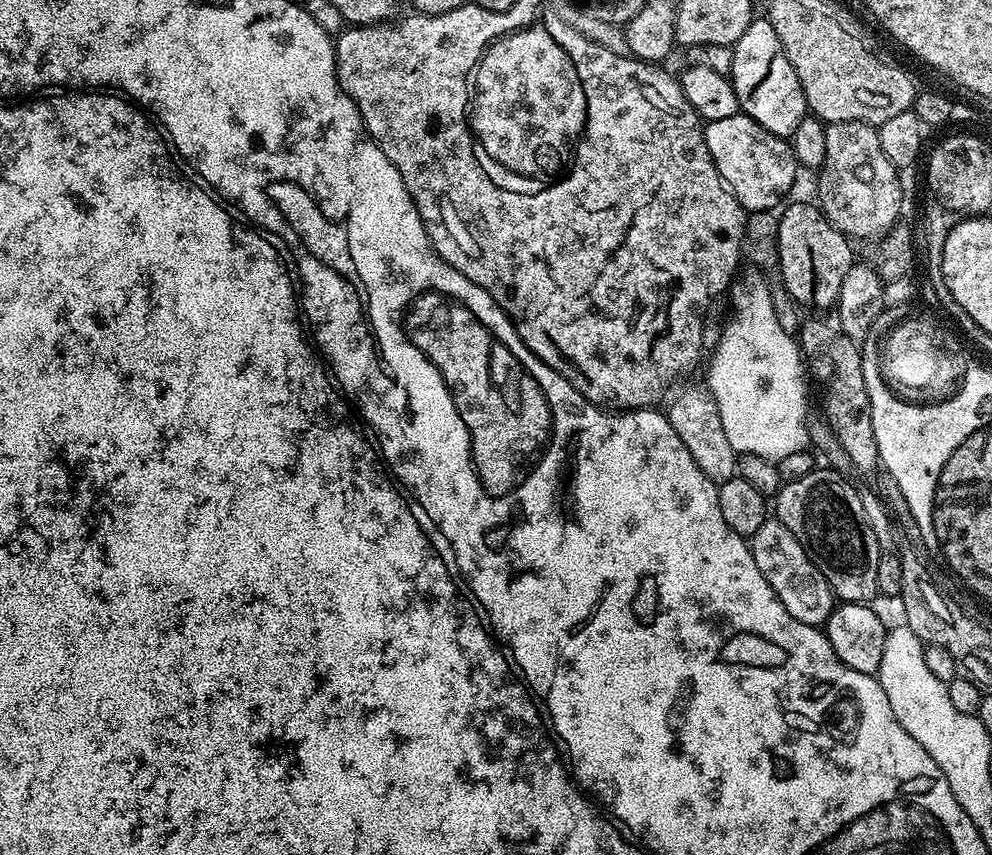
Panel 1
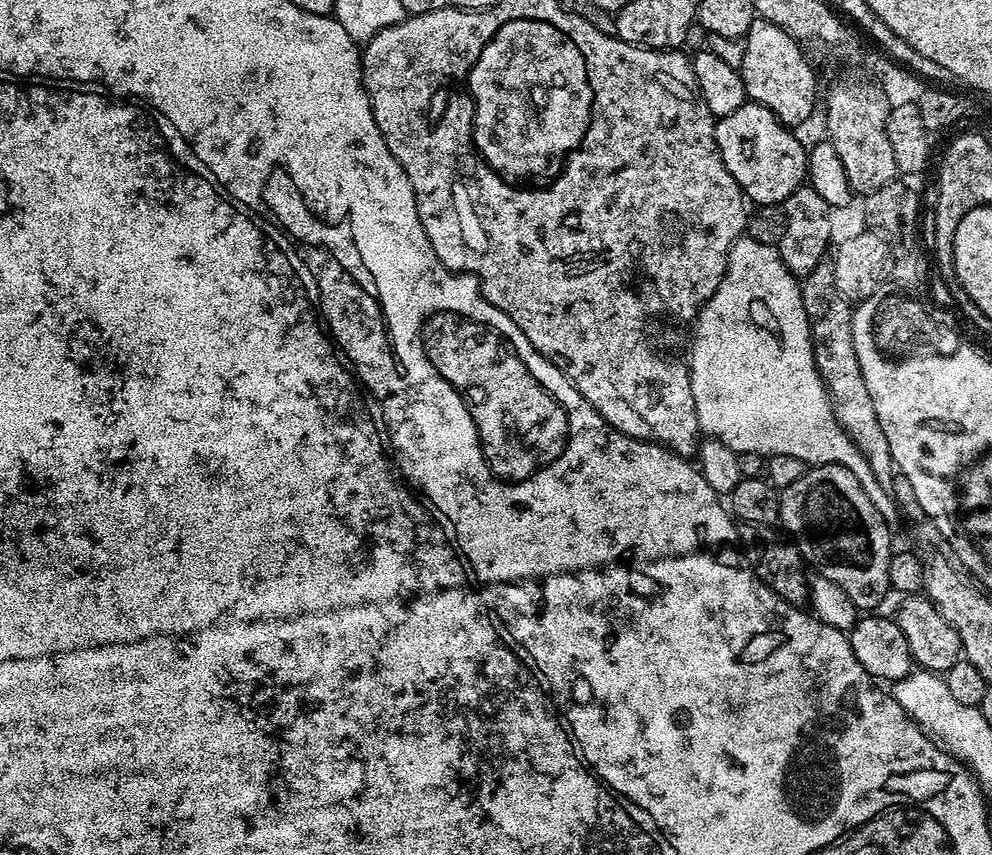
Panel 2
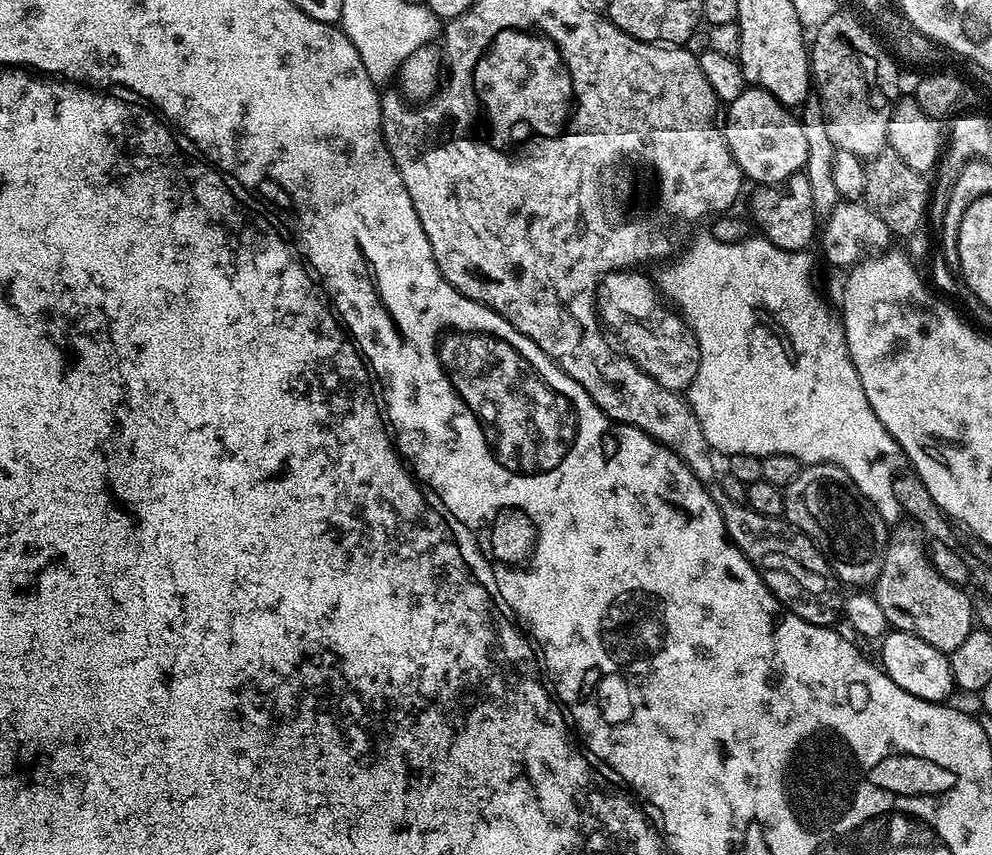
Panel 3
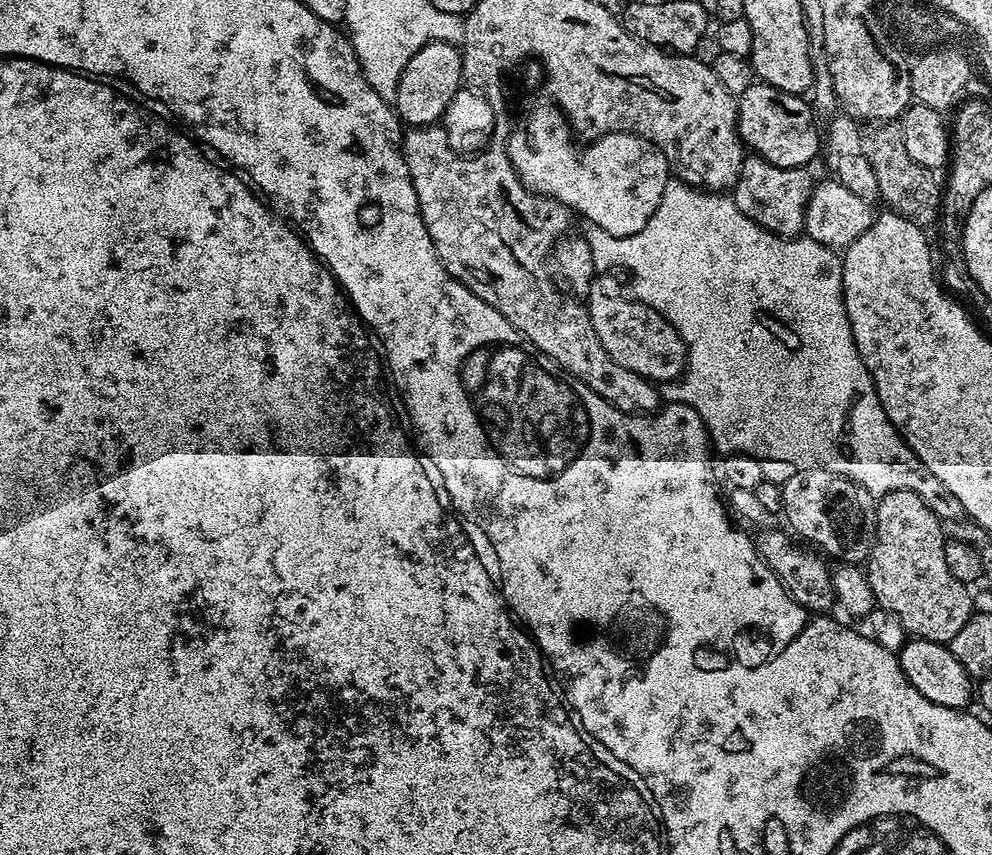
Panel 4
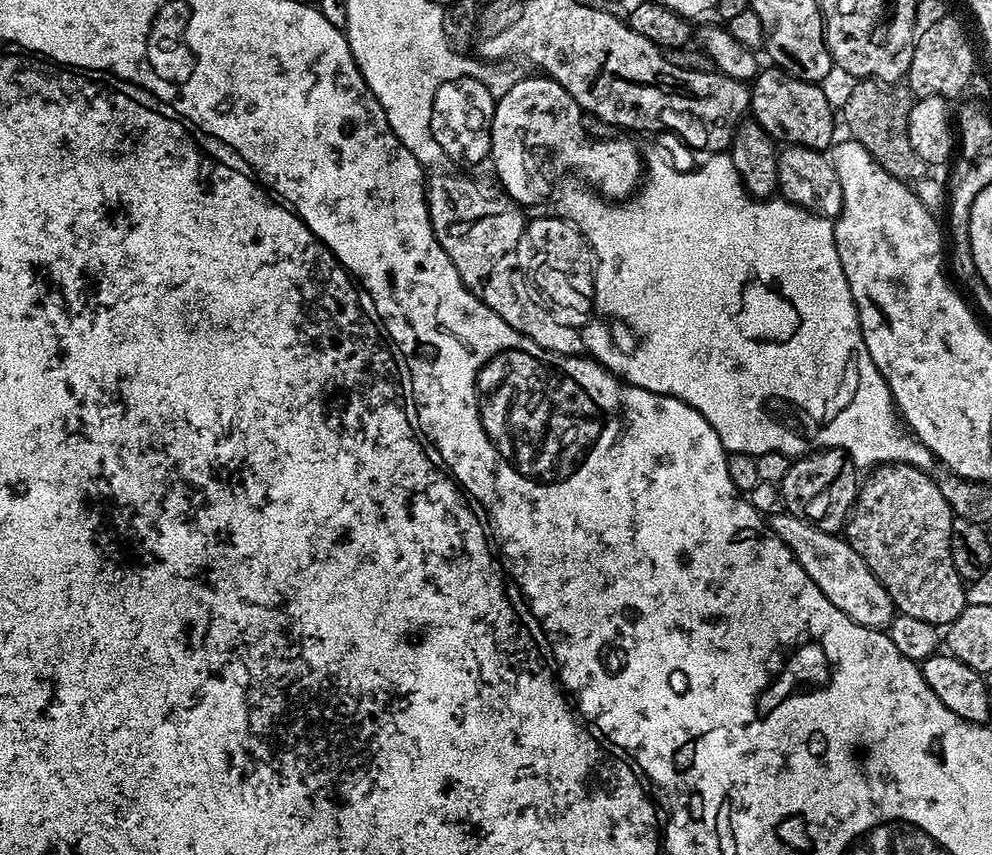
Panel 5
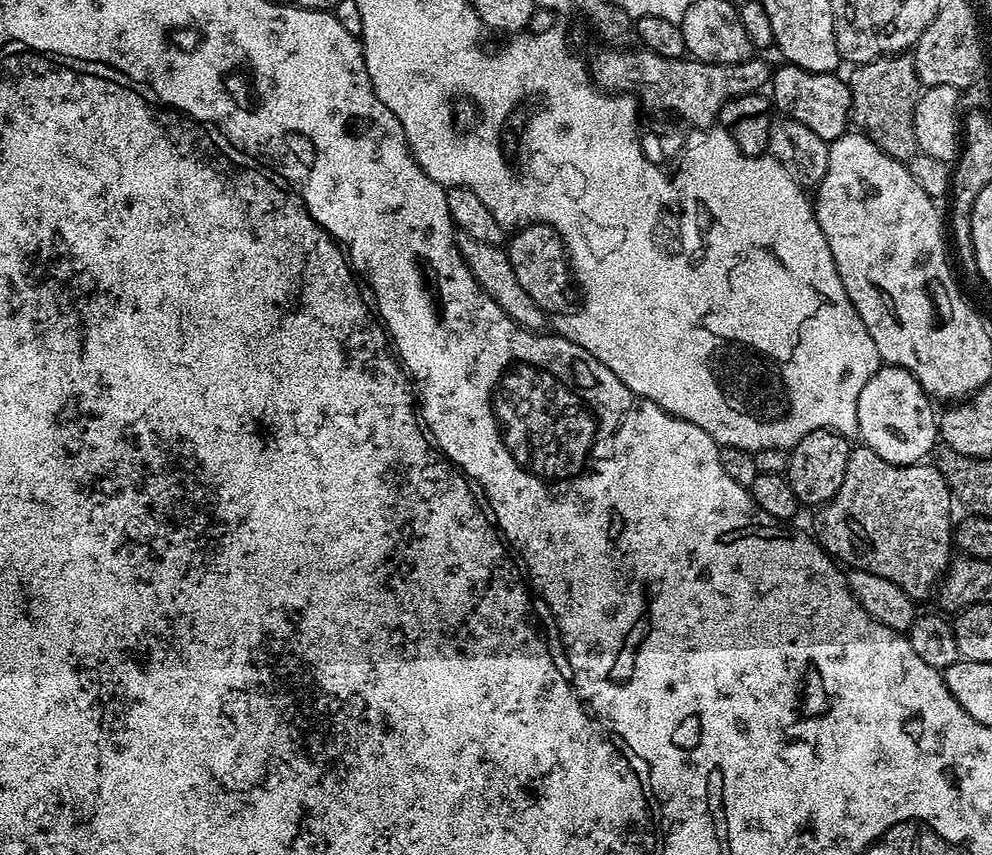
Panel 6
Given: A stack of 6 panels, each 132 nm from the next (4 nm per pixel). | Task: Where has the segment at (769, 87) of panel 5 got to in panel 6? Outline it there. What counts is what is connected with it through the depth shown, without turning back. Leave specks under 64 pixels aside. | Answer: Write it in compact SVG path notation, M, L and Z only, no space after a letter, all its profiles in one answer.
M787 62L781 65L770 76L770 100L775 111L787 119L802 122L802 126L810 126L823 140L831 142L844 135L852 114L852 95L847 83L830 72L807 72Z

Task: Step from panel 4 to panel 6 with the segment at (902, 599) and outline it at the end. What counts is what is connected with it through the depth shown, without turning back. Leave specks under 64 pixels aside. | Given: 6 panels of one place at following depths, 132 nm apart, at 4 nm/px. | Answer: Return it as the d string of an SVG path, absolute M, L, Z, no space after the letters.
M865 446L857 447L853 447L849 451L848 461L846 462L846 478L842 478L842 486L838 490L838 494L834 494L834 498L817 511L820 513L816 516L815 539L818 541L820 547L829 556L839 561L841 565L849 564L847 566L849 569L869 572L878 578L886 578L886 582L894 582L894 586L901 588L913 602L921 602L920 600L926 599L931 592L933 595L937 591L938 585L944 579L944 573L948 570L950 557L953 555L951 552L954 552L954 515L952 516L954 497L952 490L948 487L946 478L942 478L942 474L931 463L921 462L912 465L891 465L890 462L883 461L874 450Z

